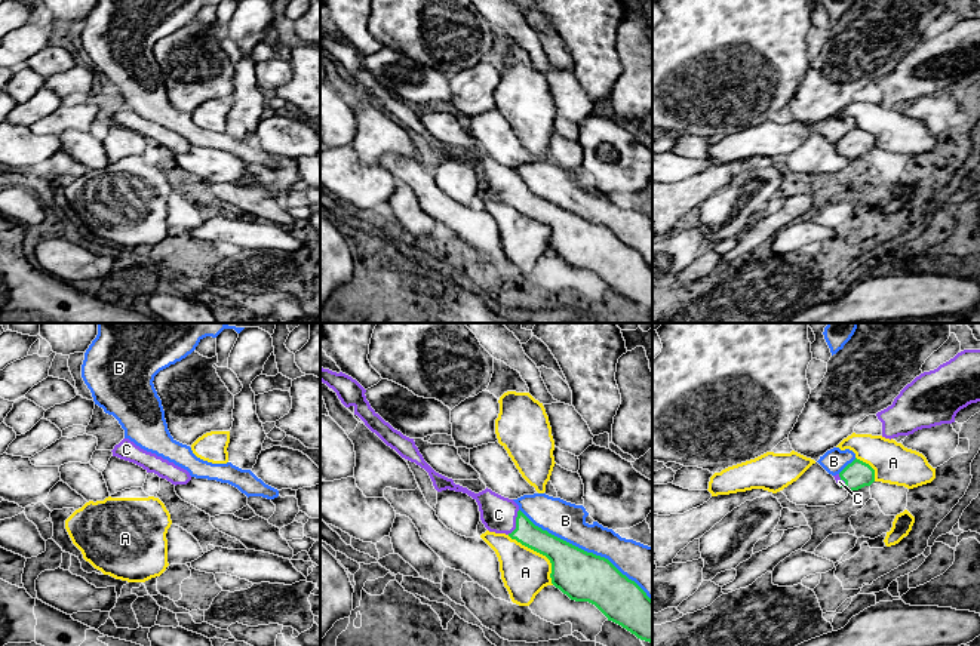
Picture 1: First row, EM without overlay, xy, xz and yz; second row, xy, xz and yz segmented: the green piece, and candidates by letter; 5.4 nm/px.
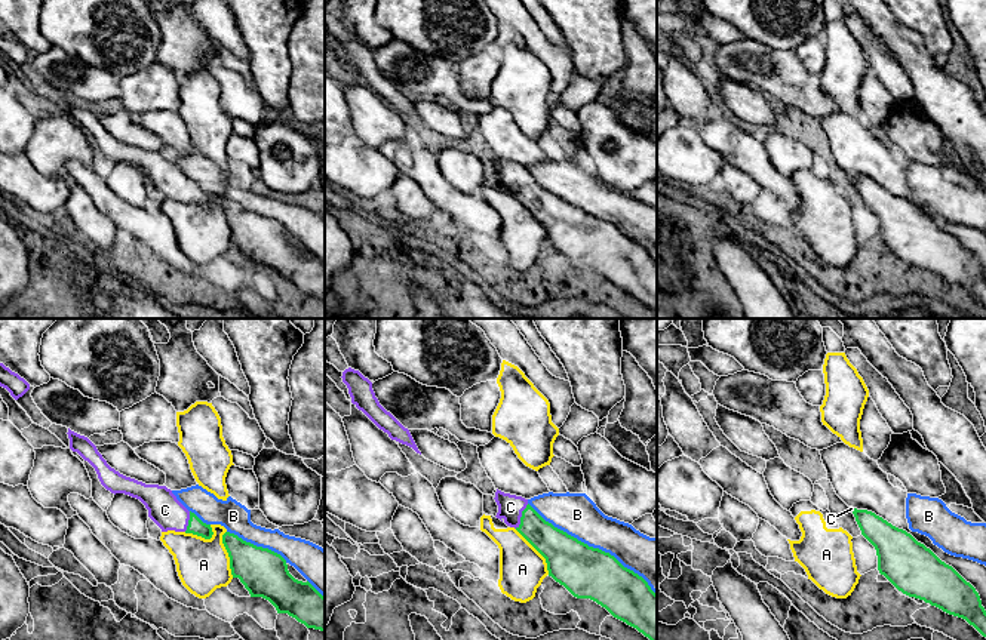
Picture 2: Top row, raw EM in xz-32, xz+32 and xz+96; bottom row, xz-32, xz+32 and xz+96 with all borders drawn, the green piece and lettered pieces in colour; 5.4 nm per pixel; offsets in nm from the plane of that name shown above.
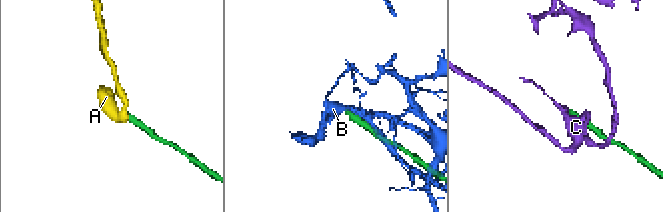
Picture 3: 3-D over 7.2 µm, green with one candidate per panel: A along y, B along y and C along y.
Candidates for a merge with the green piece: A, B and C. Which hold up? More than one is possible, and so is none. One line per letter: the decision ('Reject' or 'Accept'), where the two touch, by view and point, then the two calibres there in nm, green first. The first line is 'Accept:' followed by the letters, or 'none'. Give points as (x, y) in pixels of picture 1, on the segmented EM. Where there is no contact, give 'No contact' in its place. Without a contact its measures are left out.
Accept: C
A: Reject. Touches green at xz (540, 553). Thickness 260 nm (green) against 260 nm
B: Reject. Touches green at xz (586, 551). Thickness 280 nm (green) against 200 nm
C: Accept. Touches green at xz (516, 523). Thickness 130 nm (green) against 190 nm

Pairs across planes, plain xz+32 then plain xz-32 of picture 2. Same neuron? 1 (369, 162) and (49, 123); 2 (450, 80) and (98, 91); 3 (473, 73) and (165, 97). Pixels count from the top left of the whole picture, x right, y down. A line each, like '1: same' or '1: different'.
1: different
2: same
3: same

